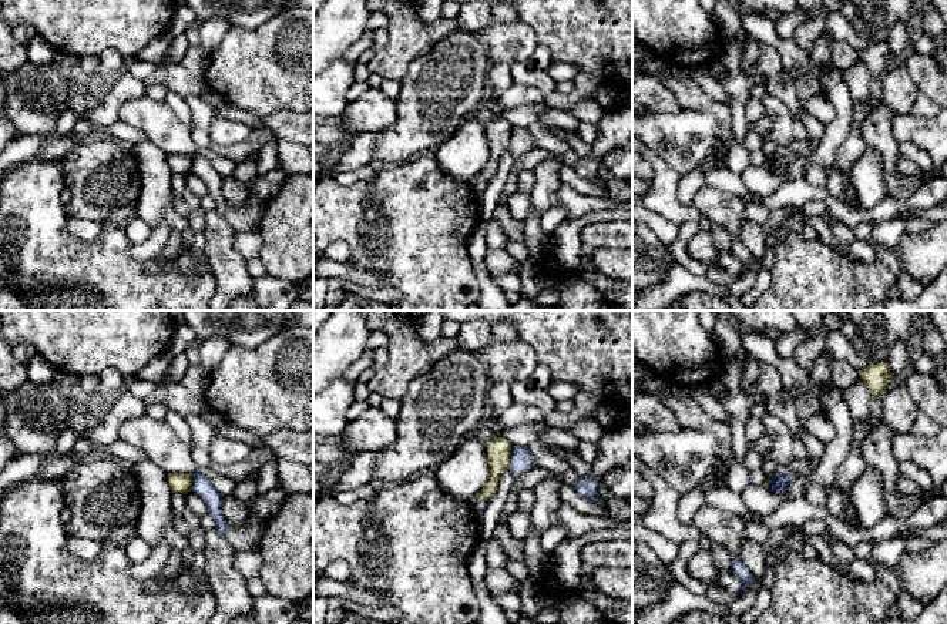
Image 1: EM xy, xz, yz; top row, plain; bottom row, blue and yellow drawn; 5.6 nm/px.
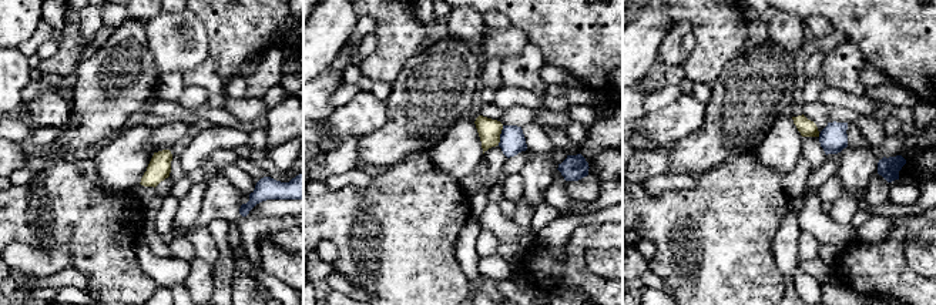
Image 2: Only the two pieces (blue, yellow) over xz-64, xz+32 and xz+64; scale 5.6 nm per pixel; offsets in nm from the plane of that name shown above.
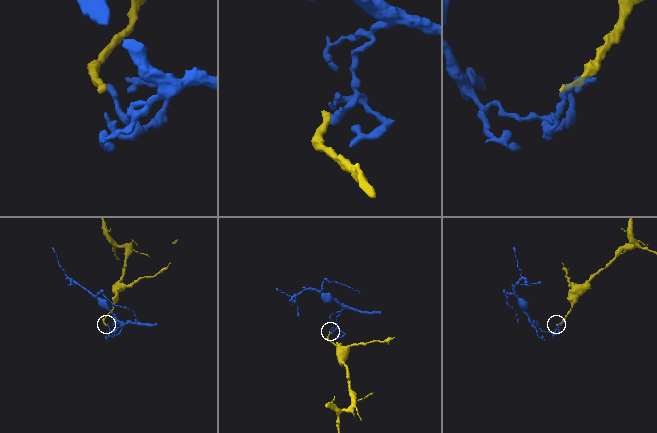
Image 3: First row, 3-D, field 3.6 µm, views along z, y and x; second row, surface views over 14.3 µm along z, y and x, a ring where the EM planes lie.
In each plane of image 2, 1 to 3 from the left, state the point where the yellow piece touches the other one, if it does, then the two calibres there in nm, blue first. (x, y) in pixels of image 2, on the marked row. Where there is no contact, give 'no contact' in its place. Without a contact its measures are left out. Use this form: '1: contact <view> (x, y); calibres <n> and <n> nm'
1: no contact
2: contact xz+32 (500, 136); calibres 140 and 130 nm
3: no contact

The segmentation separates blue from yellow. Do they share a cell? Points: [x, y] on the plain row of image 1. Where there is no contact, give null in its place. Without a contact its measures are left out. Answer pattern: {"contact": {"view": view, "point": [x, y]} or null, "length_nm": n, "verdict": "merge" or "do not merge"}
{"contact": {"view": "xz", "point": [510, 138]}, "length_nm": 130, "verdict": "do not merge"}

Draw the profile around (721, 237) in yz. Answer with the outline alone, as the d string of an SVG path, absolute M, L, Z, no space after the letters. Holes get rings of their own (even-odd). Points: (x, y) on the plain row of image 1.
M712 224L709 232L713 238L713 242L719 246L723 255L732 254L732 246L731 246L732 236L725 228Z

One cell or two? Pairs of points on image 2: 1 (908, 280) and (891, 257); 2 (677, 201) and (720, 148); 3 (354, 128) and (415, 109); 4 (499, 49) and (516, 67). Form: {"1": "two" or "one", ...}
{"1": "one", "2": "two", "3": "two", "4": "two"}

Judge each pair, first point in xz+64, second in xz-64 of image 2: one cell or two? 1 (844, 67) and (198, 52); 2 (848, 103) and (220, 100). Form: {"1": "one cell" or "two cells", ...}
{"1": "two cells", "2": "two cells"}

